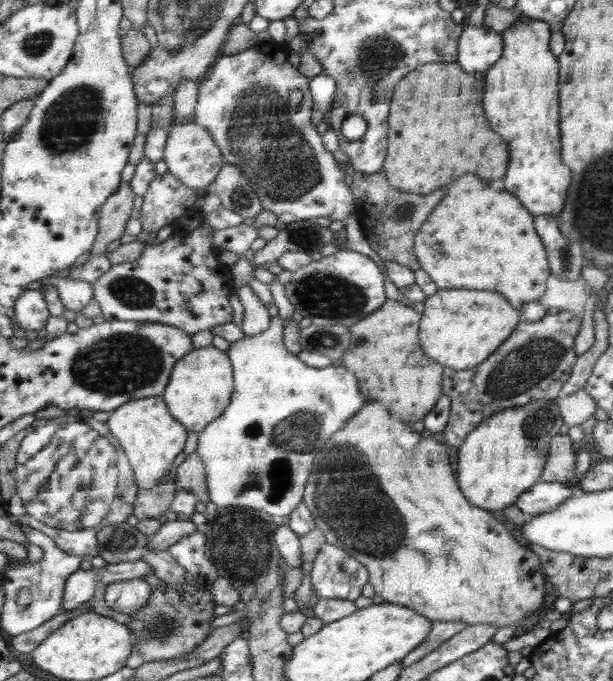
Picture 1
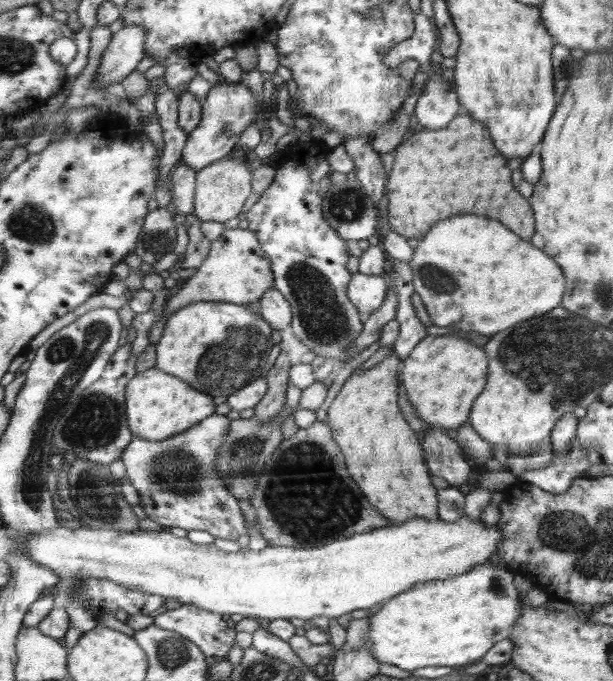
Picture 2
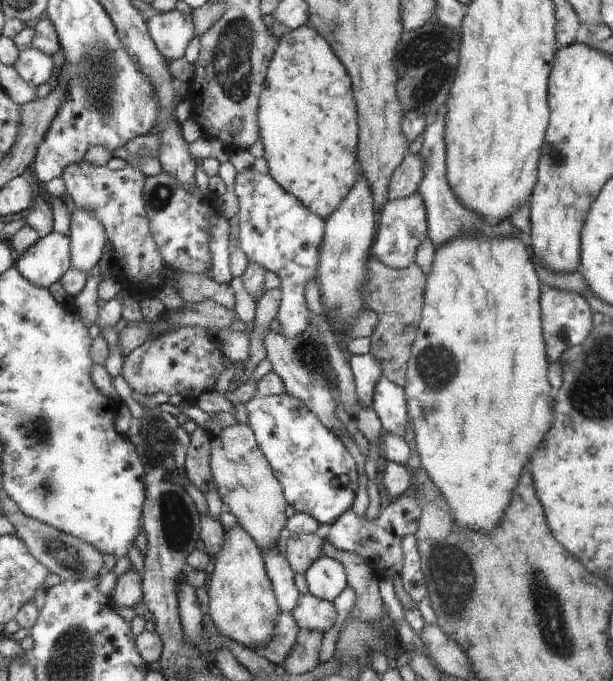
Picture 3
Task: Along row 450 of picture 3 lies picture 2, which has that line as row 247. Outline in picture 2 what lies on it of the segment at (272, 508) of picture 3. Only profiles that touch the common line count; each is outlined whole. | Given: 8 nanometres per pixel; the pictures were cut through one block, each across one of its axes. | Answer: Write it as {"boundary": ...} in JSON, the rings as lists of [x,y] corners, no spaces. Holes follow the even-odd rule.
{"boundary":[[[234,228],[226,229],[222,238],[213,242],[213,250],[206,263],[199,269],[185,286],[171,297],[169,305],[164,307],[159,319],[150,331],[150,344],[157,346],[166,334],[168,321],[178,310],[195,302],[229,302],[246,305],[264,296],[268,289],[273,288],[273,270],[269,255],[262,250],[254,231]]]}

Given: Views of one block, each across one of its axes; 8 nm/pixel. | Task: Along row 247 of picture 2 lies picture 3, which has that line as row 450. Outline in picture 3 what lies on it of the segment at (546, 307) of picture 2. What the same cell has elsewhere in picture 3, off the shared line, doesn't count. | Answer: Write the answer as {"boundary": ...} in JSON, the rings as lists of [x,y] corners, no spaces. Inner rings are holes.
{"boundary":[[[466,233],[463,237],[453,239],[451,242],[438,247],[433,255],[433,264],[425,280],[425,298],[421,311],[421,322],[414,340],[411,356],[407,362],[405,376],[405,394],[408,396],[409,418],[414,429],[414,444],[420,458],[421,467],[430,475],[434,484],[440,490],[442,498],[449,503],[450,512],[454,518],[470,528],[478,530],[492,530],[498,526],[504,508],[510,504],[512,490],[518,482],[522,468],[528,464],[532,452],[540,446],[544,434],[552,424],[552,406],[554,397],[550,398],[553,386],[546,380],[549,376],[549,360],[545,346],[543,328],[541,323],[541,295],[544,293],[541,281],[535,270],[535,264],[525,242],[512,237],[493,237],[486,239],[482,235],[473,237]]]}

